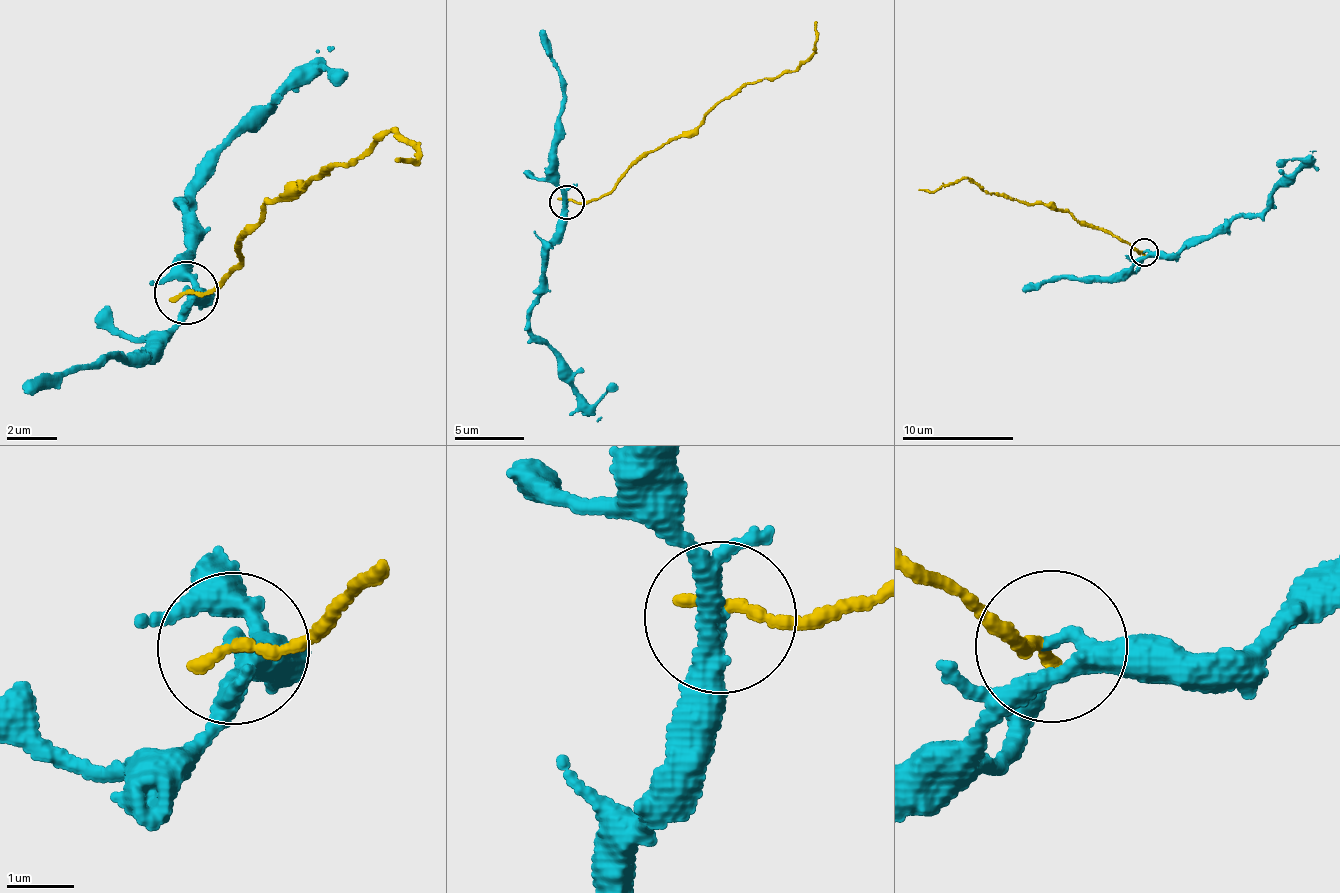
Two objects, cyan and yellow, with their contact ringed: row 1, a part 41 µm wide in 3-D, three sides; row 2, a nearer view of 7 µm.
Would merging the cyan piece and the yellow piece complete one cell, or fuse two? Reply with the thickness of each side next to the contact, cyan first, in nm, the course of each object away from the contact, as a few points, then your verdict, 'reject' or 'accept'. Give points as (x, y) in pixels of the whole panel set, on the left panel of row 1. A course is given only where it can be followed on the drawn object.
calibres 200 and 190 nm; course cyan (188, 291), (205, 290), (189, 269), (198, 249), (189, 195), (237, 130), (311, 72), (336, 67), (341, 80); course yellow (185, 291), (226, 285), (267, 202), (291, 202), (338, 163), (360, 163), (394, 133), (417, 160), (400, 161); reject

